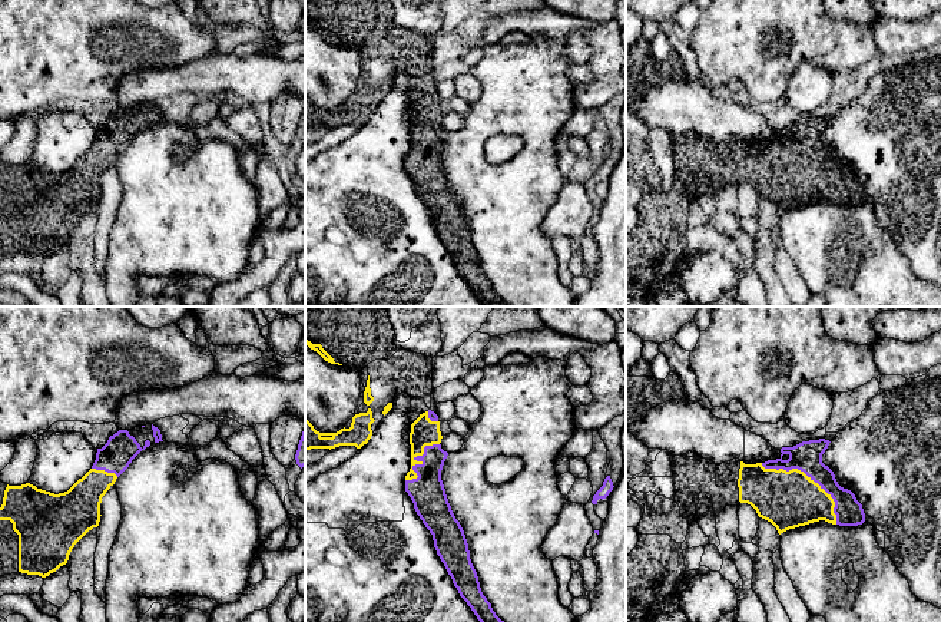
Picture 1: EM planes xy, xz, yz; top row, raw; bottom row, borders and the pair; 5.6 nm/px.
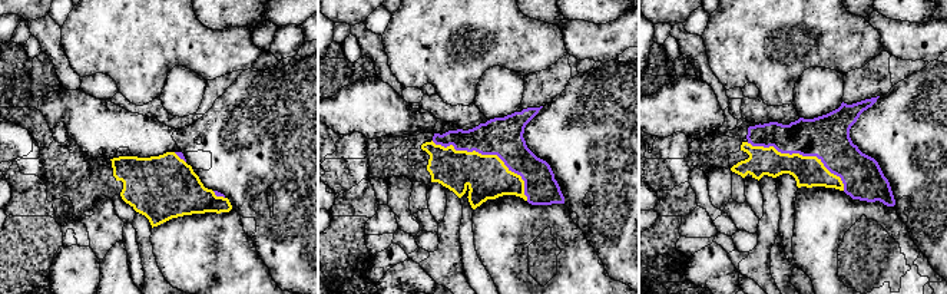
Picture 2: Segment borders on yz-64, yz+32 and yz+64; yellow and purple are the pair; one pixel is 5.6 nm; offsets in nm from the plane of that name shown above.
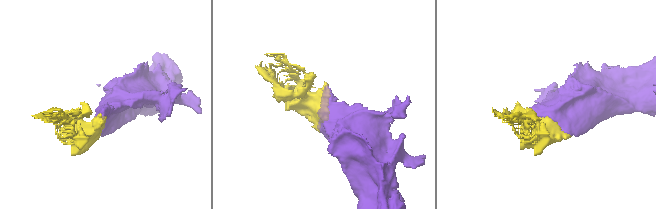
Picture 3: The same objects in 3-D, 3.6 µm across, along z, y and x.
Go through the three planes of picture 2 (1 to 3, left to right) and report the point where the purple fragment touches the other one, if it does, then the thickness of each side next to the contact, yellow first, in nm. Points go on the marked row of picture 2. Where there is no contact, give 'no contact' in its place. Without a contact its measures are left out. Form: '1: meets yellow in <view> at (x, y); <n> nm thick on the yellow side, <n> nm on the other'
1: meets yellow in yz-64 at (218, 197); 300 nm thick on the yellow side, 30 nm on the other
2: meets yellow in yz+32 at (487, 155); 240 nm thick on the yellow side, 220 nm on the other
3: meets yellow in yz+64 at (798, 154); 180 nm thick on the yellow side, 240 nm on the other

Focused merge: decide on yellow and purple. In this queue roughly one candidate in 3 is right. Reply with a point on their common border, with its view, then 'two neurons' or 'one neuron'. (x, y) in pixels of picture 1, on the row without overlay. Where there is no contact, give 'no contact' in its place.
meets yellow in yz at (809, 156); one neuron

